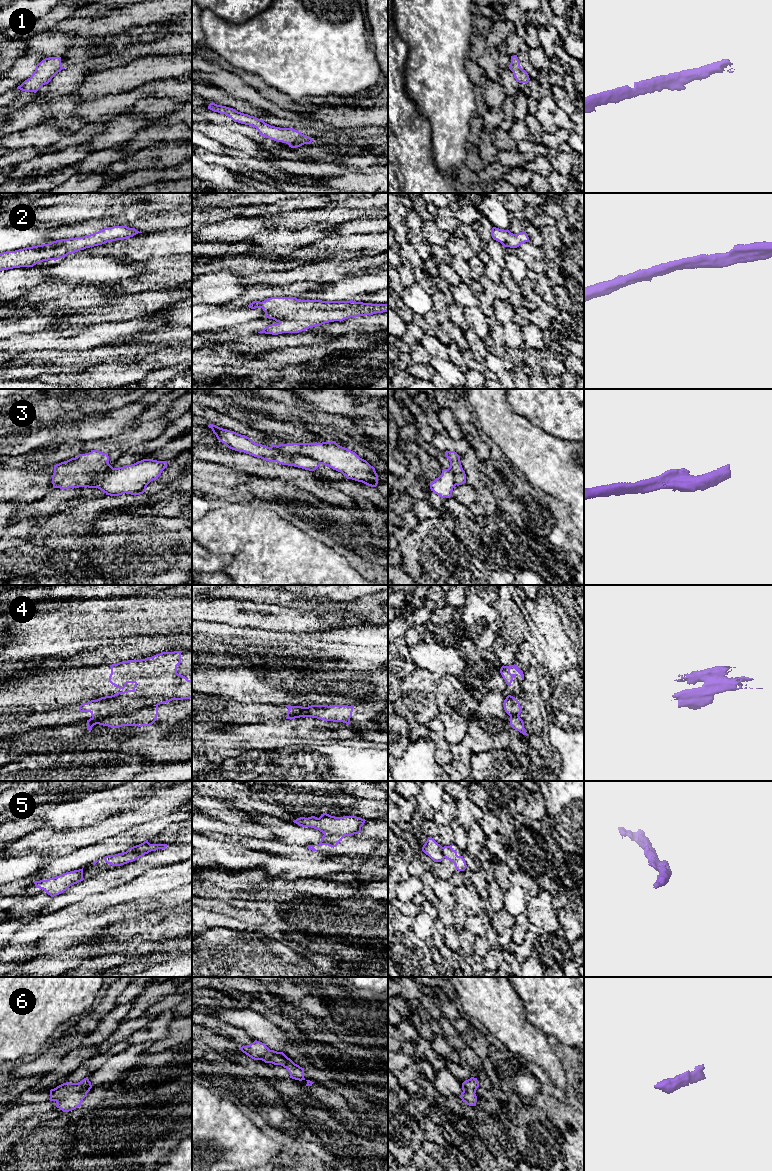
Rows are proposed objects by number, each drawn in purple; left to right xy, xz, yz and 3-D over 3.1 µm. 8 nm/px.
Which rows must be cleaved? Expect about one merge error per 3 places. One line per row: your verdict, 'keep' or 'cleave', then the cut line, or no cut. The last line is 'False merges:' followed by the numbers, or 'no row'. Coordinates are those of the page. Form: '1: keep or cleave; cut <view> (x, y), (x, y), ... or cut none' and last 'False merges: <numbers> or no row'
1: keep; cut none
2: keep; cut none
3: cleave; cut xz (271, 446), (286, 453), (301, 454), (314, 458), (321, 463)
4: cleave; cut xy (157, 704), (144, 706), (130, 713), (97, 716), (89, 720)
5: cleave; cut xz (324, 834), (343, 836)
6: keep; cut none
False merges: 3, 4, 5

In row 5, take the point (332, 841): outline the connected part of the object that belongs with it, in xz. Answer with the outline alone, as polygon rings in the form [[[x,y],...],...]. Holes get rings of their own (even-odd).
[[[323,835],[321,838],[321,841],[318,845],[308,845],[307,848],[312,850],[312,851],[317,851],[314,847],[315,846],[322,846],[322,845],[328,845],[330,847],[336,847],[344,836],[342,835],[336,835],[336,836],[331,836],[331,835]]]

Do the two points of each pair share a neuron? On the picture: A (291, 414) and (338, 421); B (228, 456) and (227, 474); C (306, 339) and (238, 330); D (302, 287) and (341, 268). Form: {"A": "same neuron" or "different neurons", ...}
{"A": "same neuron", "B": "different neurons", "C": "same neuron", "D": "different neurons"}

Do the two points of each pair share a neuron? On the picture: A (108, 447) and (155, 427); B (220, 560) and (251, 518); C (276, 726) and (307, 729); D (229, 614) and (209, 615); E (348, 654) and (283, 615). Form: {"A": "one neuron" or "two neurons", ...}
{"A": "one neuron", "B": "two neurons", "C": "one neuron", "D": "one neuron", "E": "two neurons"}

